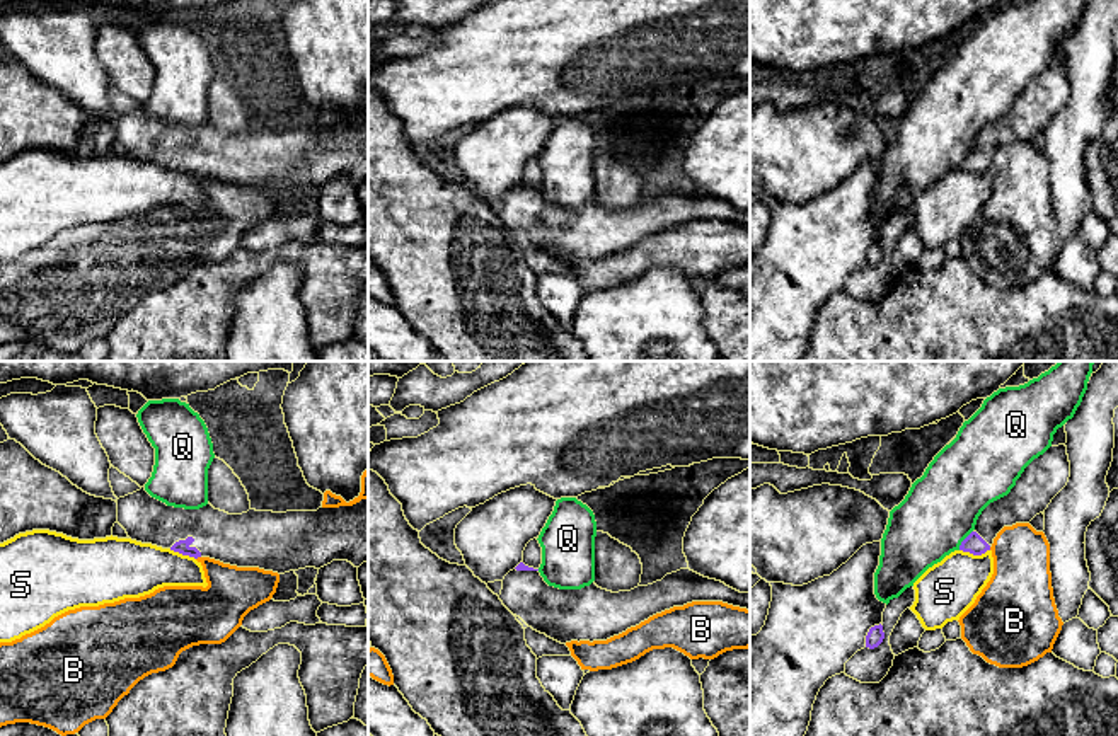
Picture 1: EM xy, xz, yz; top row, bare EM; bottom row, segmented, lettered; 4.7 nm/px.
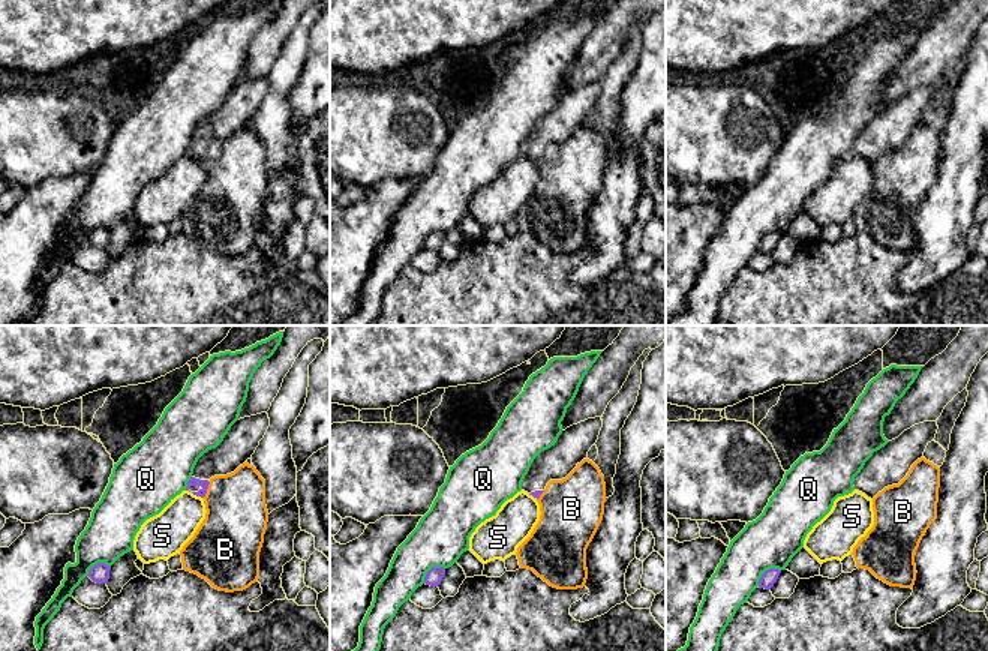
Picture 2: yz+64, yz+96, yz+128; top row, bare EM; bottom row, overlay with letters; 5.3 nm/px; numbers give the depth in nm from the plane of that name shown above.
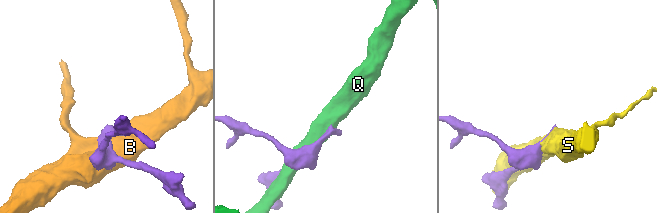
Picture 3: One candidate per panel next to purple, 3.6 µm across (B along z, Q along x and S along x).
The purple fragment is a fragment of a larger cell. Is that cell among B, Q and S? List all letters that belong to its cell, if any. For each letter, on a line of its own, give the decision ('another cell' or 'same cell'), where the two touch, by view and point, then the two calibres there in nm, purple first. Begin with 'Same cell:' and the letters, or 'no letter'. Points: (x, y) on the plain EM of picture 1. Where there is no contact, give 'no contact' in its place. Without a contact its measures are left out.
Same cell: no letter
B: another cell; contact xy (198, 174); calibres 70 and 240 nm
Q: another cell; contact yz (963, 159); calibres 90 and 360 nm
S: another cell; contact yz (975, 172); calibres 90 and 280 nm

